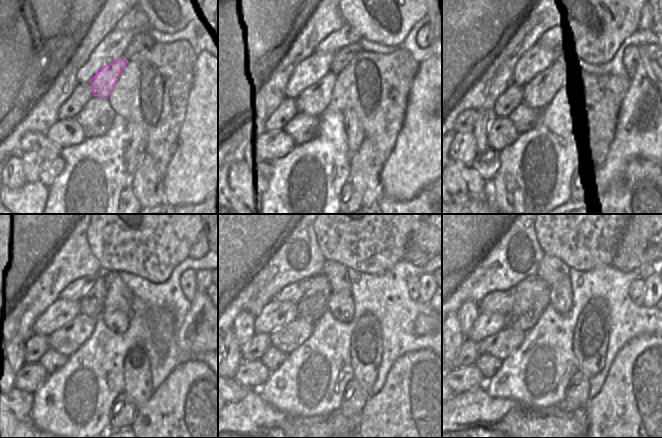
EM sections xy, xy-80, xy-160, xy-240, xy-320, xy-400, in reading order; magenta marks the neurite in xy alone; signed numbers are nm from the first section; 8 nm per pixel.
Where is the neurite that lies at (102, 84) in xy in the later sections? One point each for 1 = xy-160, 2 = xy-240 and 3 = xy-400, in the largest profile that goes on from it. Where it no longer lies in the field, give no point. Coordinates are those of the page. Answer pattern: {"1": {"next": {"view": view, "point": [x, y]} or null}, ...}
{"1": {"next": {"view": "xy-160", "point": [523, 73]}}, "2": {"next": {"view": "xy-240", "point": [60, 312]}}, "3": {"next": {"view": "xy-400", "point": [486, 324]}}}

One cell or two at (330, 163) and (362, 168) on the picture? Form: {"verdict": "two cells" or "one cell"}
{"verdict": "two cells"}

